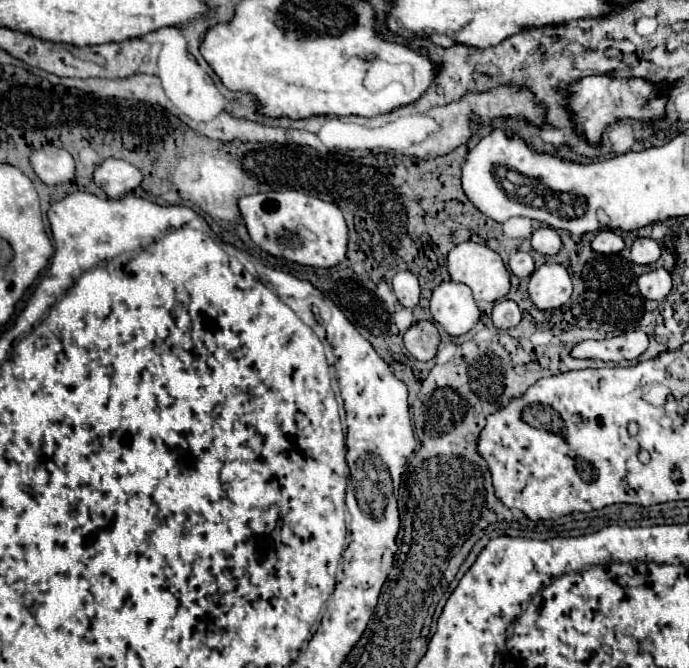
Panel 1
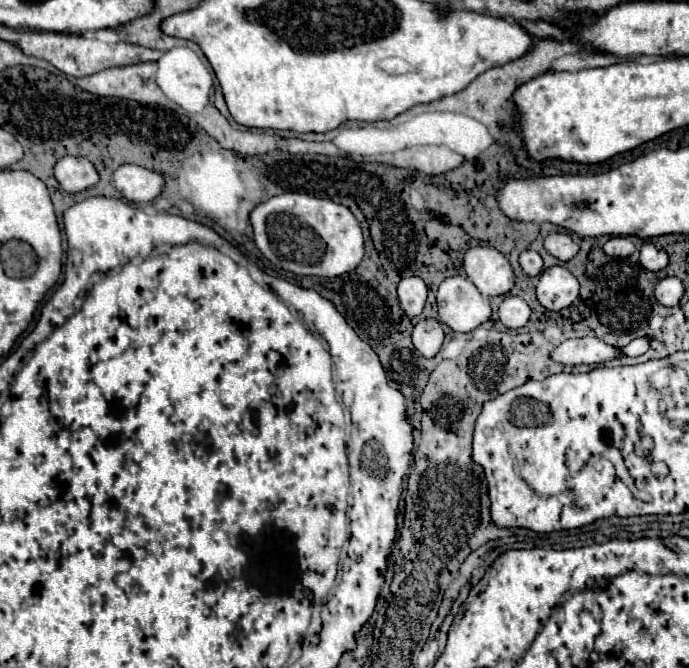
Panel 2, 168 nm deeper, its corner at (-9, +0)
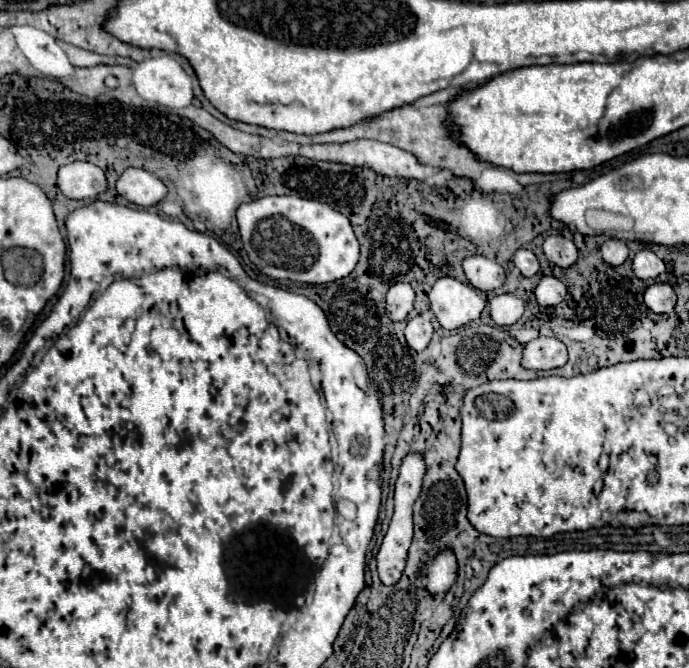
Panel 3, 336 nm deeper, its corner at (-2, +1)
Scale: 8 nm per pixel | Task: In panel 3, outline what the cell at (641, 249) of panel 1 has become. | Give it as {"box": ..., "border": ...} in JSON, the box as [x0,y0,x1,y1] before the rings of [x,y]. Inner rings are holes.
{"box":[632,248,666,280],"border":[[[644,248],[634,256],[632,268],[640,280],[654,280],[666,270],[664,262],[650,248]]]}

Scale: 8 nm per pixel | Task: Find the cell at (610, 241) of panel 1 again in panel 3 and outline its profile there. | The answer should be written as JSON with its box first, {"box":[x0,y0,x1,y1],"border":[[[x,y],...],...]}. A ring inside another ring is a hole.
{"box":[600,238,628,266],"border":[[[610,238],[602,244],[600,248],[600,256],[606,264],[610,266],[620,266],[628,260],[628,246],[624,240],[616,240],[616,238]]]}

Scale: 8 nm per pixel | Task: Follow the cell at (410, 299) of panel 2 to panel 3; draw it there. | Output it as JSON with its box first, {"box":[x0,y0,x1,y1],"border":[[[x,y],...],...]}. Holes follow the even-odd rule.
{"box":[386,284,414,322],"border":[[[394,284],[386,294],[386,312],[392,322],[404,320],[414,308],[414,290],[410,284]]]}

